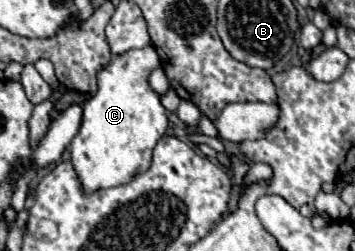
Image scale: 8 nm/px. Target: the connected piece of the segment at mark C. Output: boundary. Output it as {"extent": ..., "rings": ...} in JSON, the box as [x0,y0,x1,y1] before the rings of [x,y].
{"extent":[70,45,168,193],"rings":[[[148,45],[114,55],[110,63],[98,71],[98,91],[84,103],[80,129],[70,143],[72,163],[86,193],[130,183],[150,167],[152,149],[168,127],[160,95],[148,85],[148,75],[158,67],[158,53]]]}

